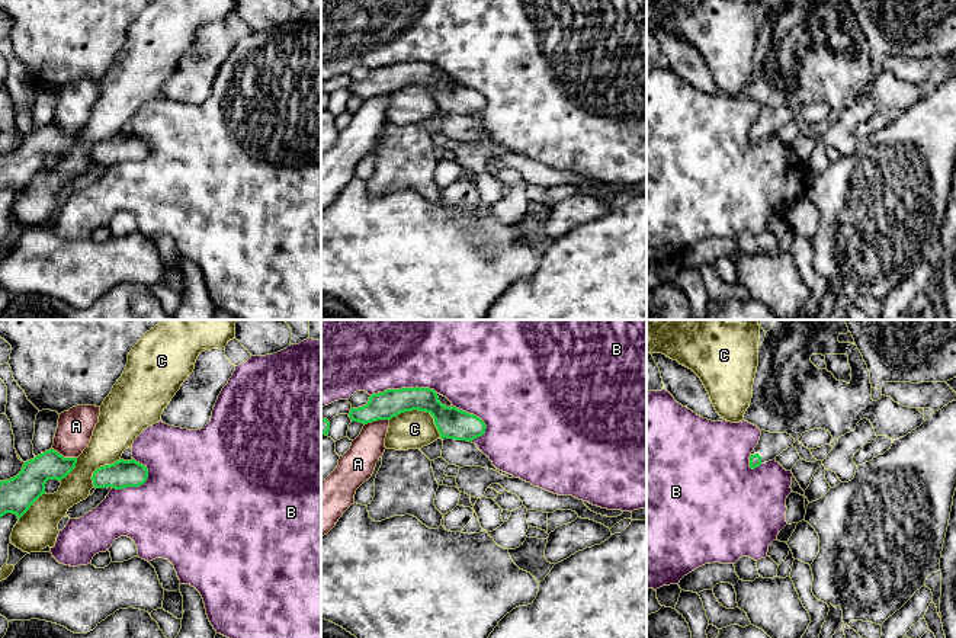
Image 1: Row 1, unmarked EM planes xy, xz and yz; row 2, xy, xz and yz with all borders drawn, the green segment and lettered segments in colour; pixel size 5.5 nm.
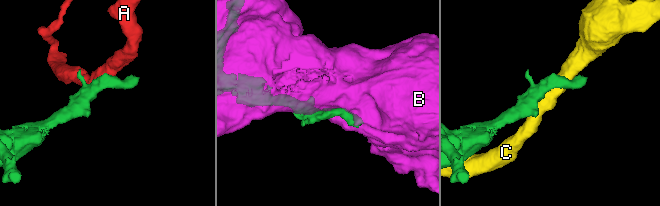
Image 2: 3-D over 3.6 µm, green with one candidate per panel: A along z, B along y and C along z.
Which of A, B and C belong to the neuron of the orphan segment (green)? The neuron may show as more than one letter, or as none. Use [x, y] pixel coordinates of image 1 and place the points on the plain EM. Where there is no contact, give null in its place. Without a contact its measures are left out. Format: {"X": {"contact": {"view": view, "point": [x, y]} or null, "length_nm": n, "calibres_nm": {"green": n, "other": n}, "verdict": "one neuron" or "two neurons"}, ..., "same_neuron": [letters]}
{"A": {"contact": {"view": "xy", "point": [63, 131]}, "length_nm": 160, "calibres_nm": {"green": 180, "other": 200}, "verdict": "two neurons"}, "B": {"contact": {"view": "xz", "point": [403, 63]}, "length_nm": 360, "calibres_nm": {"green": 160, "other": 360}, "verdict": "two neurons"}, "C": {"contact": {"view": "xz", "point": [422, 85]}, "length_nm": 300, "calibres_nm": {"green": 170, "other": 220}, "verdict": "two neurons"}, "same_neuron": []}

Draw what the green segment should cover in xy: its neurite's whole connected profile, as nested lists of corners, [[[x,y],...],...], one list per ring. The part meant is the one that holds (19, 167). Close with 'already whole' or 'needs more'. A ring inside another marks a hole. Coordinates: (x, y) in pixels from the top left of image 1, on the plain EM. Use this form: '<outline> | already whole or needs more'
[[[54,124],[26,135],[16,151],[0,156],[0,192],[13,187],[20,193],[45,169],[46,156],[61,156],[76,138],[77,132],[64,132]]] | already whole

